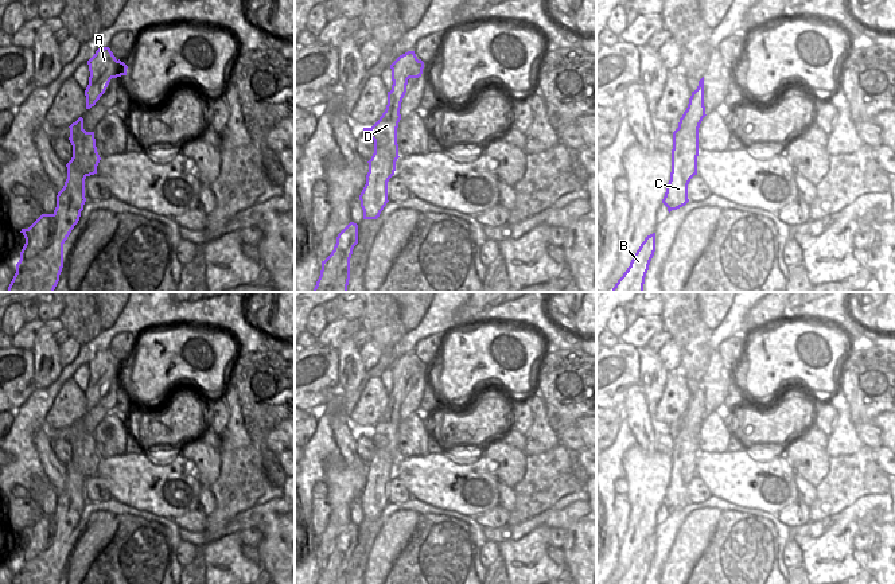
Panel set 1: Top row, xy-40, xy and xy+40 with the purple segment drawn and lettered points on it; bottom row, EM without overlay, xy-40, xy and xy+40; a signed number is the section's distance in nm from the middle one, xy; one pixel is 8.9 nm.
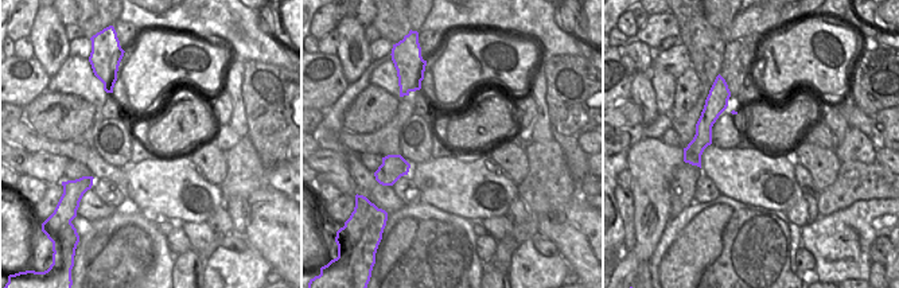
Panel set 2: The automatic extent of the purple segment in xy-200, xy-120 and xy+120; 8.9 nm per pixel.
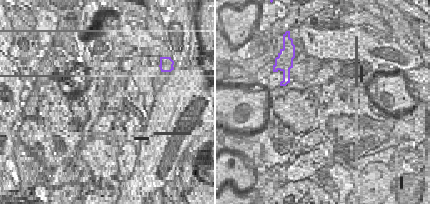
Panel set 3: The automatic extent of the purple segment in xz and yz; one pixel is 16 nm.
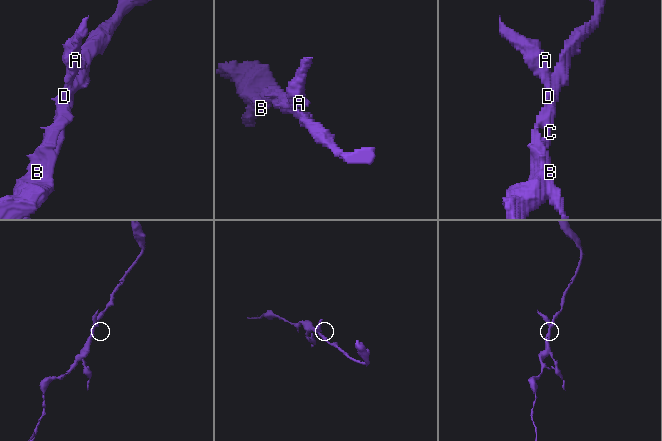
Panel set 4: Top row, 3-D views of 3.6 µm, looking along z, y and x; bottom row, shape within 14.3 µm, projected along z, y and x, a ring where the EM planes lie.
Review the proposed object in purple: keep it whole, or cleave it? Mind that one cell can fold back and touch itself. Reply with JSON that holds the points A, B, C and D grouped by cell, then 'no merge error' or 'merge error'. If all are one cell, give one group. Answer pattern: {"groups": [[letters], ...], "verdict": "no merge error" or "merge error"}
{"groups": [["A", "B", "D"], ["C"]], "verdict": "merge error"}

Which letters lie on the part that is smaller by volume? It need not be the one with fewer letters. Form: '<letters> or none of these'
A, B, D

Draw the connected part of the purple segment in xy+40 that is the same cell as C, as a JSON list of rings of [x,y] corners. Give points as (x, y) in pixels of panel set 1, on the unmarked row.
[[[682,428],[673,433],[672,474],[662,505],[668,513],[685,507],[688,486],[697,476],[699,431]]]

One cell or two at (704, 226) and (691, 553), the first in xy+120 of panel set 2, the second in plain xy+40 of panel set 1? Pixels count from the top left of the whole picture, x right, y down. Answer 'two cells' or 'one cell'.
one cell

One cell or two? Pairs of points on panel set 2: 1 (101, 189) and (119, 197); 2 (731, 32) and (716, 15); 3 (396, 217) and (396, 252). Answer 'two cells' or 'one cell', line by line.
1: one cell
2: two cells
3: two cells

